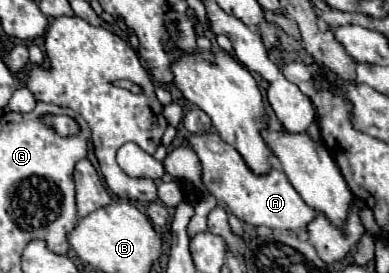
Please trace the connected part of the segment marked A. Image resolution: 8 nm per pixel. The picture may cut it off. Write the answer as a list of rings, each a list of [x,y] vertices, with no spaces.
[[[217,132],[205,134],[191,134],[189,138],[191,148],[197,152],[201,166],[203,166],[203,184],[207,190],[223,202],[233,216],[239,220],[253,224],[253,226],[267,226],[277,230],[291,230],[295,234],[307,234],[307,224],[315,218],[315,210],[307,206],[301,196],[291,188],[287,176],[271,168],[267,174],[255,174],[241,158],[241,154],[225,144]]]

